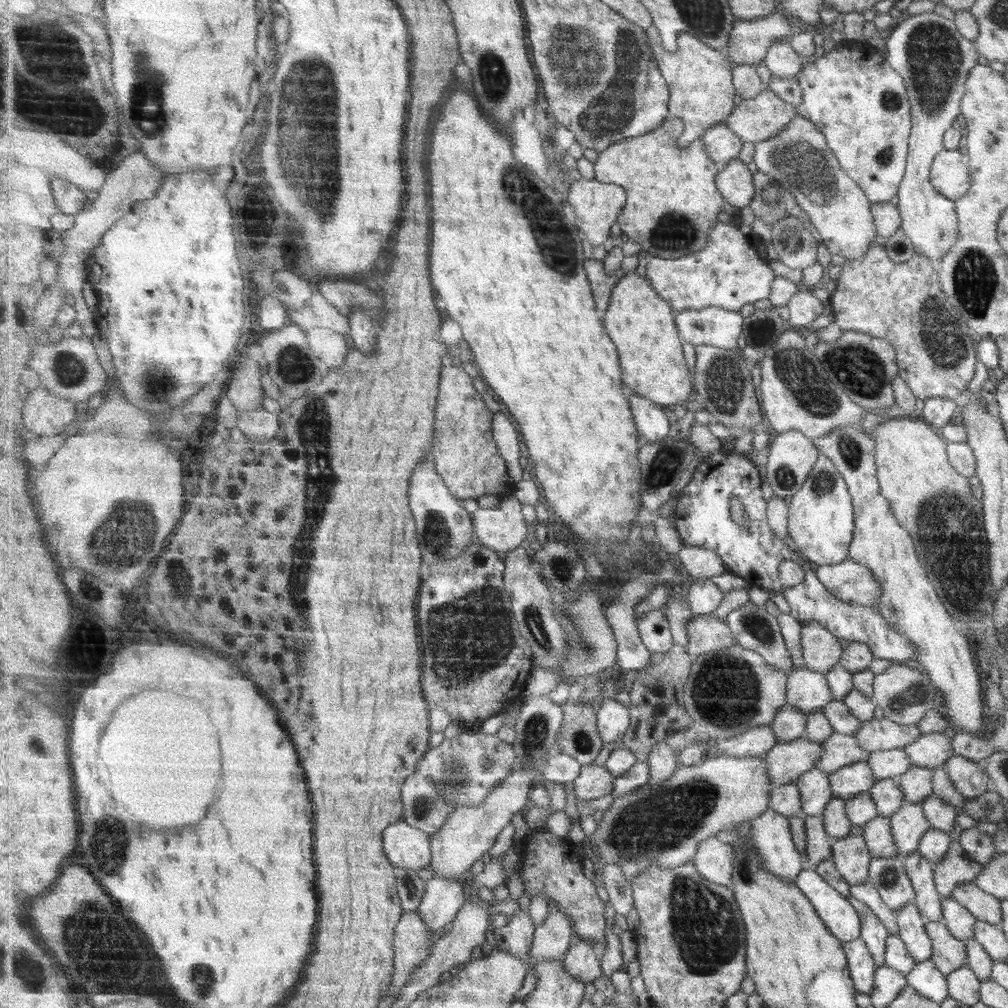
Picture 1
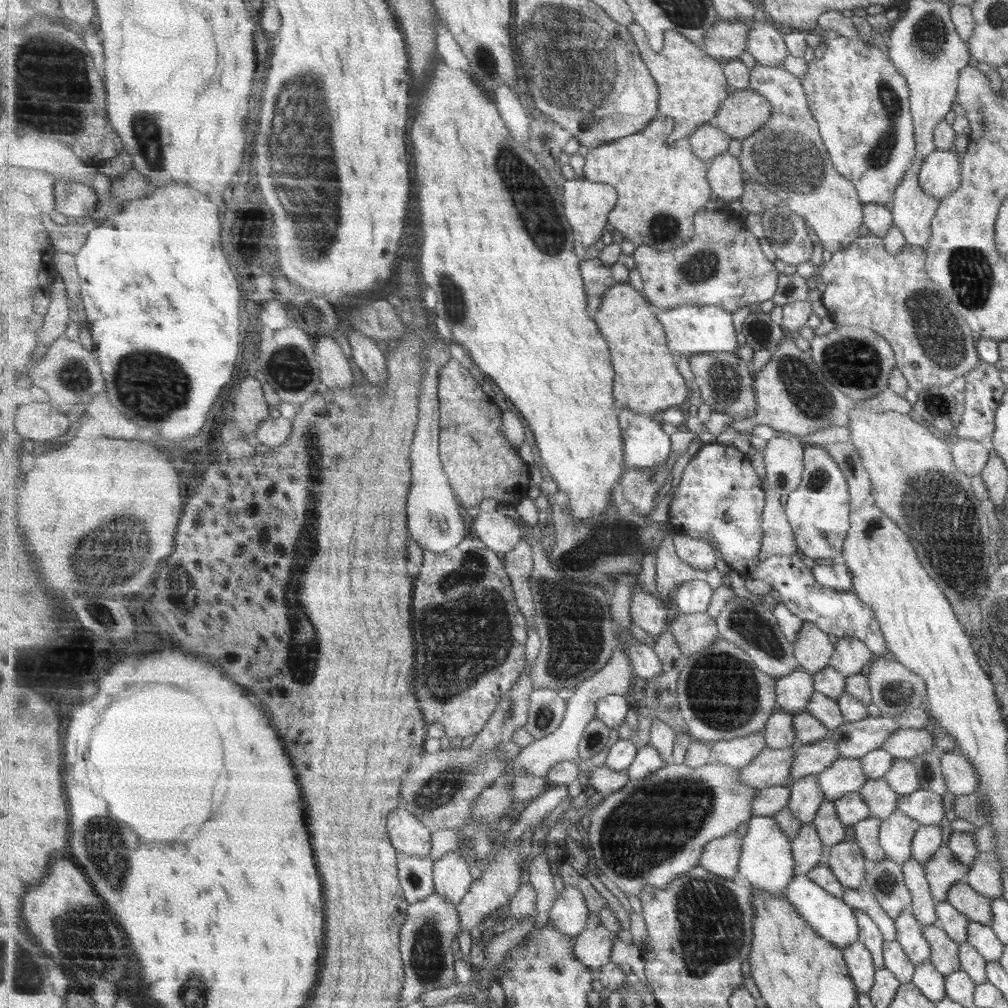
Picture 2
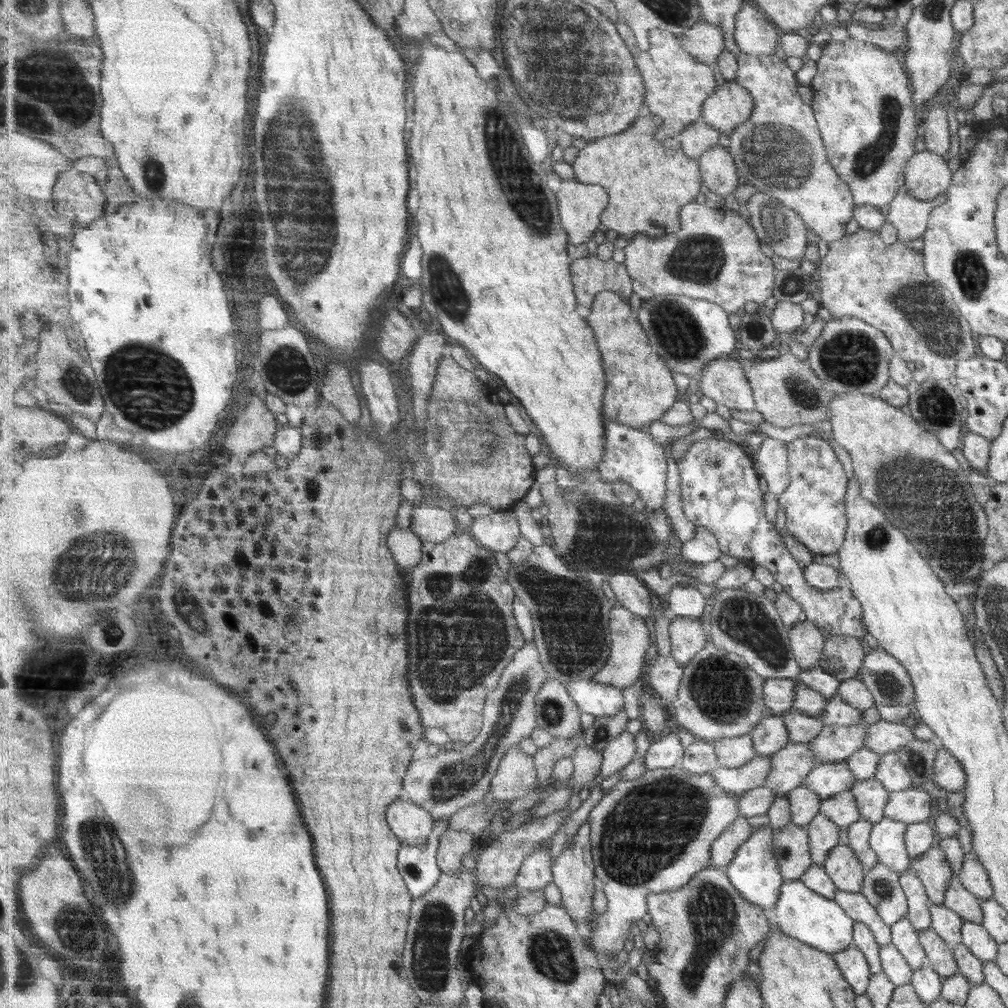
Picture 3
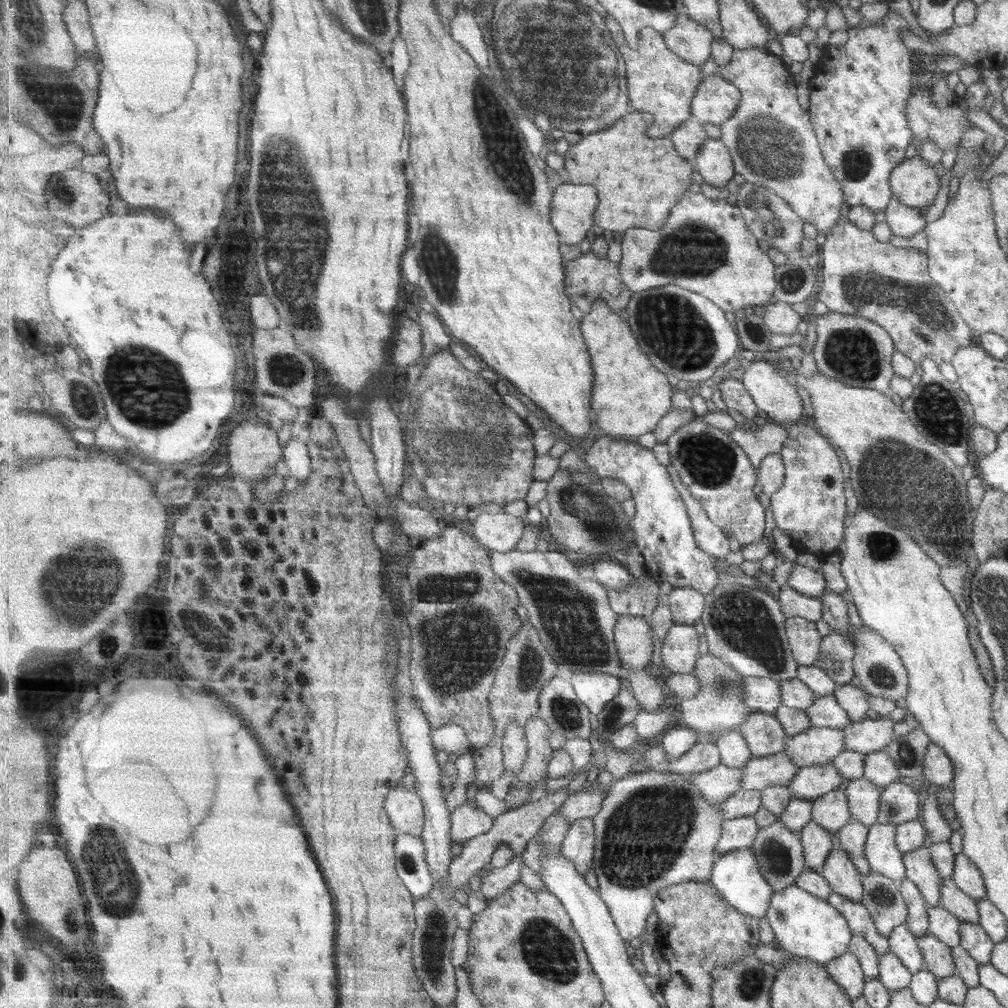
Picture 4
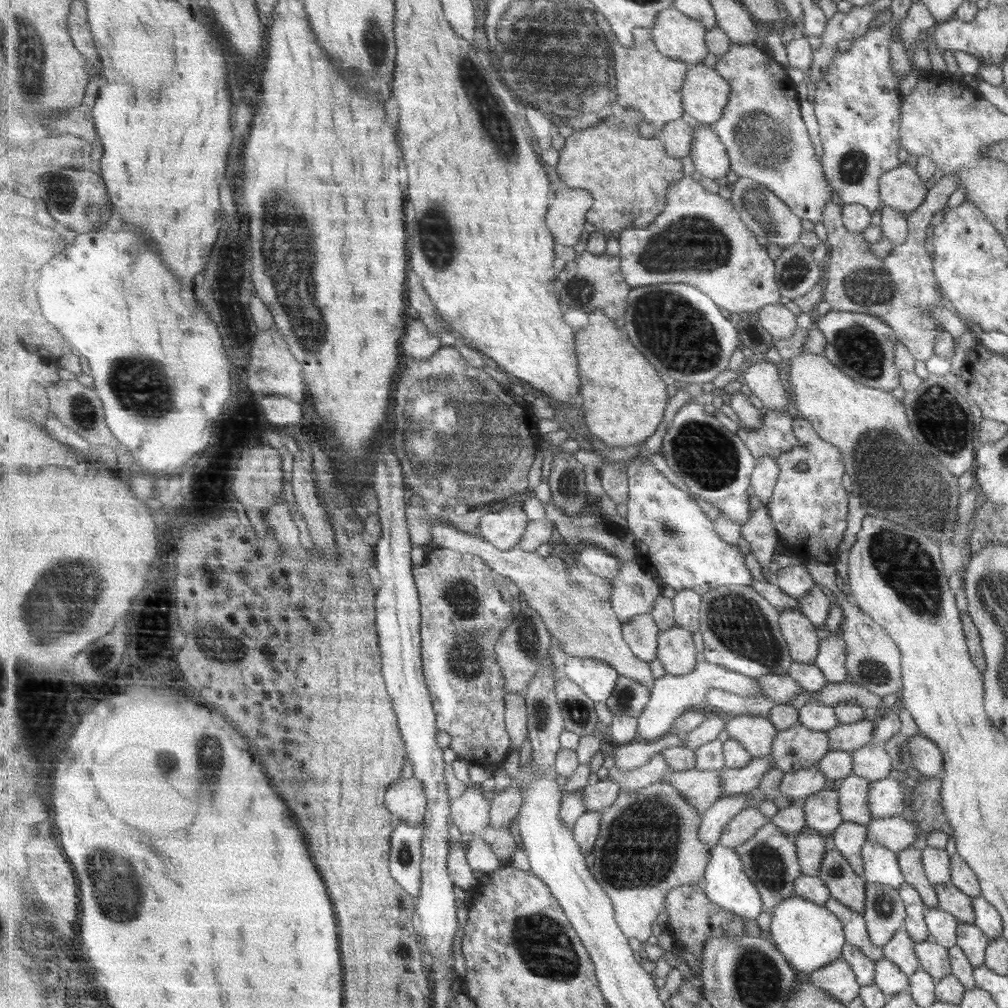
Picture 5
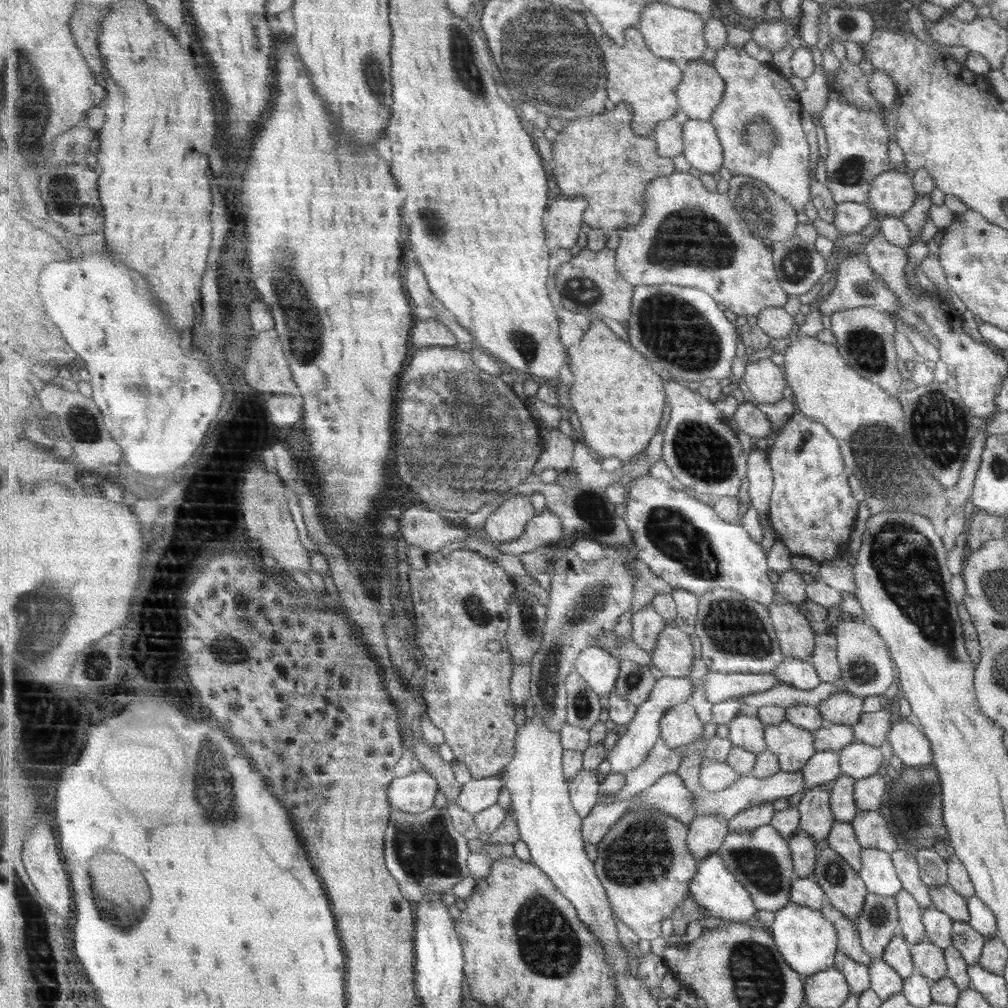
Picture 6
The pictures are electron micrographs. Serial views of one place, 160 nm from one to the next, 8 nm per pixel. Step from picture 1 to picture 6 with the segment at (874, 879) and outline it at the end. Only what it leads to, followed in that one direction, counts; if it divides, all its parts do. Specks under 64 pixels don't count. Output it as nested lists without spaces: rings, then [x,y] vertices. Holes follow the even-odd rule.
[[[867,893],[863,909],[854,922],[862,949],[873,959],[882,956],[882,950],[893,935],[900,932],[893,897]]]

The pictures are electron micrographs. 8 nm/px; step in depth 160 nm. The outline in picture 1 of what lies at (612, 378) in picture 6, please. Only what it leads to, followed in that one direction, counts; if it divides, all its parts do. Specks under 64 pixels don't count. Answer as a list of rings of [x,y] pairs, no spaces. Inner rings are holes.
[[[629,272],[617,283],[614,288],[610,307],[603,317],[603,324],[606,325],[607,334],[613,338],[618,345],[623,364],[623,384],[631,386],[633,394],[647,397],[656,405],[661,405],[667,410],[673,406],[685,404],[689,394],[693,392],[694,380],[693,371],[687,366],[685,354],[683,354],[683,340],[679,336],[679,327],[675,320],[674,309],[671,304],[653,288],[652,282],[647,276],[639,276],[636,272]]]

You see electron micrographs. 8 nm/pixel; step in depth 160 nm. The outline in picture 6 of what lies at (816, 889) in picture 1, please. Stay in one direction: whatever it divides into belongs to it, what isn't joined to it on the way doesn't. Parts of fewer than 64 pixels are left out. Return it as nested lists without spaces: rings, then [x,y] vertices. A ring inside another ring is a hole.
[[[794,903],[787,904],[787,907],[776,914],[772,926],[775,942],[779,952],[782,952],[783,958],[797,975],[804,978],[834,967],[834,956],[838,951],[837,932],[830,921],[819,911],[809,910]]]

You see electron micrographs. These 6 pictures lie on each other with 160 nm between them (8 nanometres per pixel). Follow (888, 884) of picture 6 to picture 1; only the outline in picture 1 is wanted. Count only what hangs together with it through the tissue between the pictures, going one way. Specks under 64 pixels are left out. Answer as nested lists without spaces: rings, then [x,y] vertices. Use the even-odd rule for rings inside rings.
[[[903,799],[899,808],[888,818],[888,832],[895,852],[903,857],[916,853],[919,838],[930,828],[919,804]]]

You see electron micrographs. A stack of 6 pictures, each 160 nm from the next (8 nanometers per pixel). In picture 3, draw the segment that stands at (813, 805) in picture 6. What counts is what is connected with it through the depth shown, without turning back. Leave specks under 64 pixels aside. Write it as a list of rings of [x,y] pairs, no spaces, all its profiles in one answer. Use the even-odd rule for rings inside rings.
[[[849,791],[839,792],[831,798],[820,800],[819,813],[826,816],[835,826],[849,826],[860,818],[853,795]]]

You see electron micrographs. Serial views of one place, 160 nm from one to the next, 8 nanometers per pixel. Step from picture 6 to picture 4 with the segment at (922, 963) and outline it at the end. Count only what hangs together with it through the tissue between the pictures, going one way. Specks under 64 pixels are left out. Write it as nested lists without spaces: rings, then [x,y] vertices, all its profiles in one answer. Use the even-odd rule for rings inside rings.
[[[929,934],[916,937],[915,942],[921,953],[925,971],[931,972],[931,975],[938,980],[954,975],[954,964],[949,947]]]

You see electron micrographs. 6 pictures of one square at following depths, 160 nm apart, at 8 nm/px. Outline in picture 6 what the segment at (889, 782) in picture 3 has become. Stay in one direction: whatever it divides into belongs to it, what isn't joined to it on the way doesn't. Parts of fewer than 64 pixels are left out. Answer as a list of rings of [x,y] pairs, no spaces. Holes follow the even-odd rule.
[[[855,740],[846,744],[837,755],[841,774],[852,779],[867,778],[877,773],[883,762],[879,748]]]

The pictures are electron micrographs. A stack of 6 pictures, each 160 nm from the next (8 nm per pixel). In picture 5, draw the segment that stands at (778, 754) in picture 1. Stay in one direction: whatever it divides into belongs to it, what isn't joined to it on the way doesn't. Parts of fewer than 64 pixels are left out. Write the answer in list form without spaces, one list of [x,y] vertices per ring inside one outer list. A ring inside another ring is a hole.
[[[687,769],[674,771],[669,782],[687,797],[688,803],[705,814],[724,794],[722,770]]]

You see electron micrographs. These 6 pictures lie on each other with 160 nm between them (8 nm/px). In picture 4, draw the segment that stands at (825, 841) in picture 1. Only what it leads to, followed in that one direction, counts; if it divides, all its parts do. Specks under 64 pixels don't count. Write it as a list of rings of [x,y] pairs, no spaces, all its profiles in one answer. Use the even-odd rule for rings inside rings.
[[[781,820],[761,828],[751,850],[767,884],[775,891],[793,887],[797,877],[806,870],[801,842]]]

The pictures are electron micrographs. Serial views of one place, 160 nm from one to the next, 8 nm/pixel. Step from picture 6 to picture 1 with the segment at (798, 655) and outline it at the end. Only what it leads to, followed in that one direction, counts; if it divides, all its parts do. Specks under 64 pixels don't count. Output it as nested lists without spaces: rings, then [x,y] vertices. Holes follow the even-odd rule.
[[[804,621],[800,629],[804,667],[824,675],[838,663],[841,648],[837,644],[837,638],[815,621]]]

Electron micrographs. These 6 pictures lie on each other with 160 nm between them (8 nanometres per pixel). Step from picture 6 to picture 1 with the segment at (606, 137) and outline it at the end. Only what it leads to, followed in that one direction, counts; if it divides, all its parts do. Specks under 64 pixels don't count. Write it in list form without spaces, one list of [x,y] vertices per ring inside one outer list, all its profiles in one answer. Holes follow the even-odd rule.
[[[668,117],[661,126],[646,135],[612,144],[607,150],[599,153],[595,162],[597,180],[618,184],[626,189],[628,201],[619,215],[620,228],[648,255],[660,256],[662,260],[675,259],[703,250],[708,245],[709,232],[719,222],[719,214],[726,201],[716,184],[718,165],[709,157],[705,141],[696,140],[687,148],[678,143],[685,130],[686,125],[682,118]]]

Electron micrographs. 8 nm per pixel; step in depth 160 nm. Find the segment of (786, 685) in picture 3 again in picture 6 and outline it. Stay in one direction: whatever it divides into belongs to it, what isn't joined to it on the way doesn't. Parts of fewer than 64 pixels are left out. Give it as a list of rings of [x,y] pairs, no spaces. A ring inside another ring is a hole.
[[[661,676],[658,678],[649,700],[638,706],[635,718],[628,724],[627,728],[620,732],[620,738],[614,748],[609,751],[608,762],[611,772],[625,774],[629,769],[633,770],[649,756],[650,750],[661,739],[661,719],[670,708],[683,704],[693,696],[693,680],[689,677],[677,678]]]

